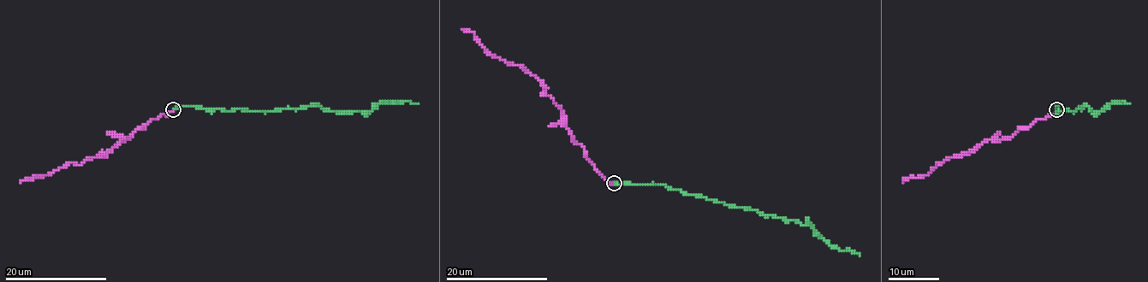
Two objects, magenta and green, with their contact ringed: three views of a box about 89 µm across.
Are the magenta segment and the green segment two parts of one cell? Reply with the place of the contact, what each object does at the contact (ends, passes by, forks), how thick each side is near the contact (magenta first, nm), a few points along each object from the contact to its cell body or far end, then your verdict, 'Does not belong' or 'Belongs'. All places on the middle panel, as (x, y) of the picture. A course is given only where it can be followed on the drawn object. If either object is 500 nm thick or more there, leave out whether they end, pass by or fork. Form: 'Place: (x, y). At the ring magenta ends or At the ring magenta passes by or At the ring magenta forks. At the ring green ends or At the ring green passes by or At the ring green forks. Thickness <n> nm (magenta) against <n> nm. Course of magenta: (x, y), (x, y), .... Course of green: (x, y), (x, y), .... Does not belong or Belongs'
Place: (614, 183). At the ring magenta ends. At the ring green ends. Thickness 200 nm (magenta) against 70 nm. Course of magenta: (614, 183), (573, 139), (562, 111), (545, 93), (544, 85), (517, 64), (490, 54), (471, 31), (460, 28). Course of green: (614, 183), (663, 184), (687, 194), (793, 220), (809, 225), (840, 250), (851, 250), (860, 255). Does not belong

